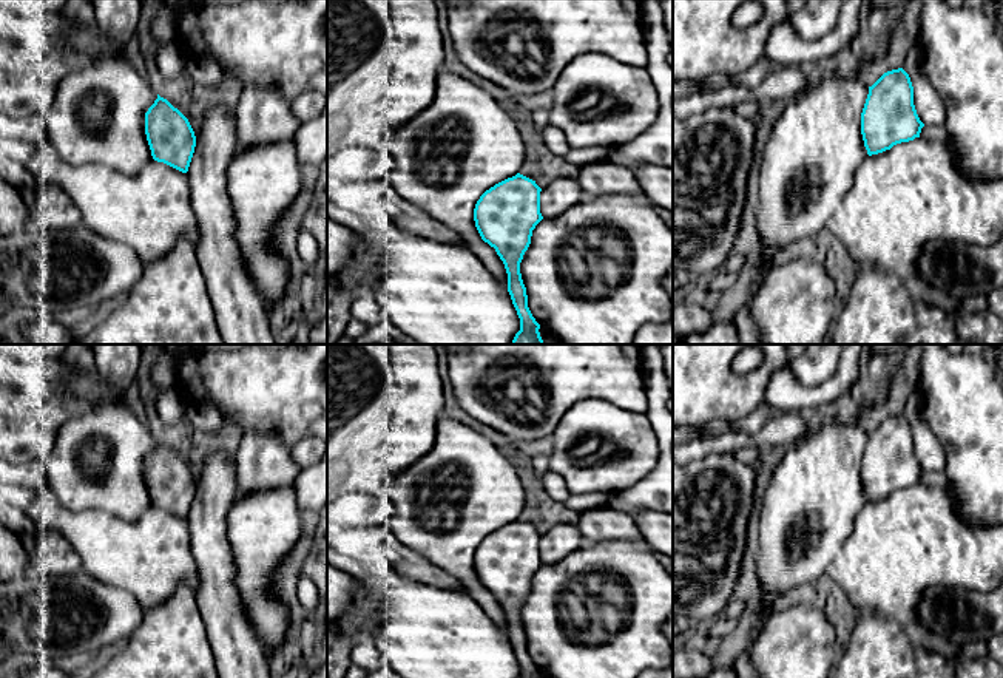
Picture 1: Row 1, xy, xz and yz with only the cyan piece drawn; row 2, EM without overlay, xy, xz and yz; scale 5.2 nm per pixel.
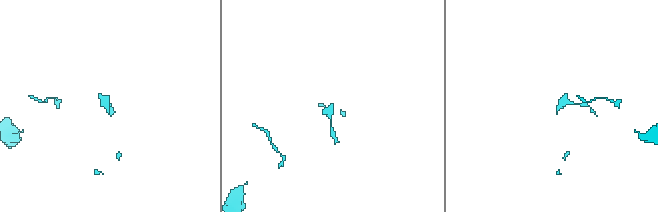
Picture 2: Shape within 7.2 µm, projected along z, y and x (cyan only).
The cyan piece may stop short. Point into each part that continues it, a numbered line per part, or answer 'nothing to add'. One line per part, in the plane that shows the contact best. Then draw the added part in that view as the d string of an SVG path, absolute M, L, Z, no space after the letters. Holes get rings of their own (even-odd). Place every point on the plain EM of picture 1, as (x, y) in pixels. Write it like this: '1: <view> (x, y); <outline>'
nothing to add

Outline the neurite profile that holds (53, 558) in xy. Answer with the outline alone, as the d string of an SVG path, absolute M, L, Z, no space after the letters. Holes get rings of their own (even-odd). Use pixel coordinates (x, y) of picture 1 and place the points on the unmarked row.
M45 530L31 556L25 578L32 582L49 581L57 584L62 576L79 568L82 568L82 561L69 542L59 531Z

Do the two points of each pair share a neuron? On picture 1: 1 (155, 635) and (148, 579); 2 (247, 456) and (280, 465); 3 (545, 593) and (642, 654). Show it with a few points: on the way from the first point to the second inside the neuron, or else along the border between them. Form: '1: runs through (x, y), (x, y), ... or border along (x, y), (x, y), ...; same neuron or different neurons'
1: border along (178, 584), (165, 600), (145, 610); different neurons
2: runs through (255, 459), (272, 465); same neuron
3: runs through (545, 626), (577, 658), (610, 658); same neuron

